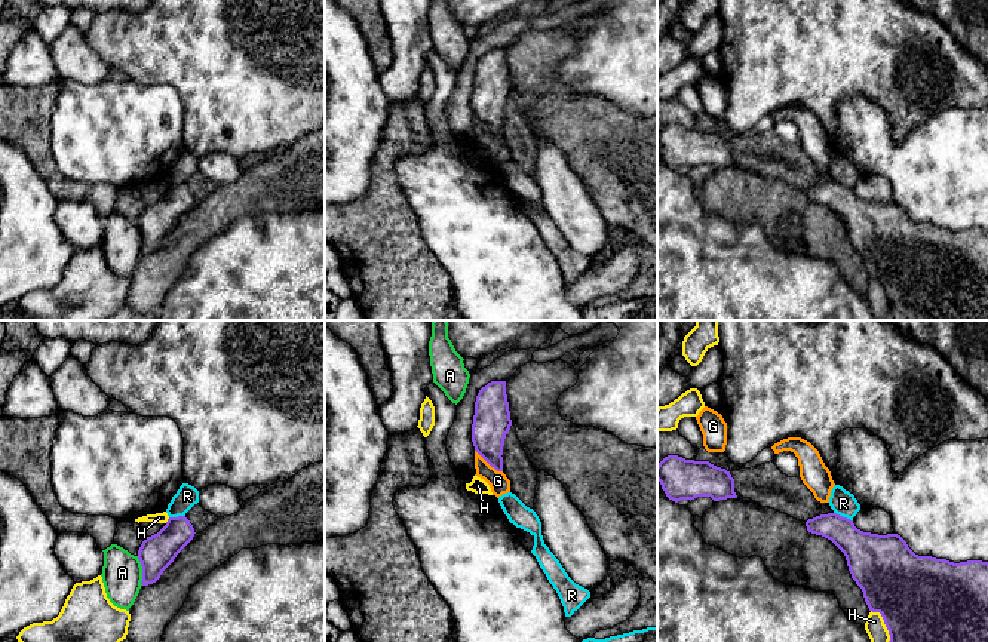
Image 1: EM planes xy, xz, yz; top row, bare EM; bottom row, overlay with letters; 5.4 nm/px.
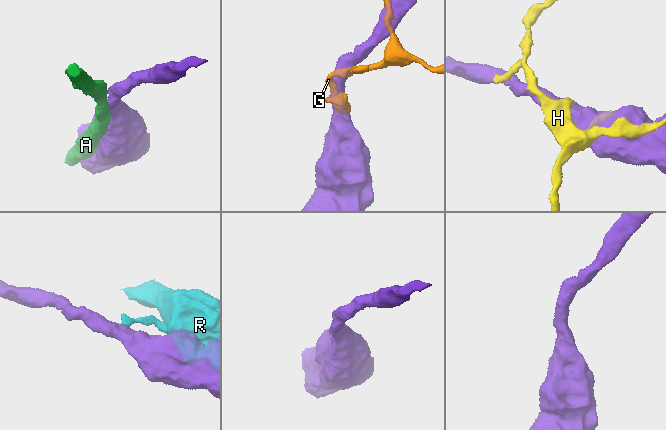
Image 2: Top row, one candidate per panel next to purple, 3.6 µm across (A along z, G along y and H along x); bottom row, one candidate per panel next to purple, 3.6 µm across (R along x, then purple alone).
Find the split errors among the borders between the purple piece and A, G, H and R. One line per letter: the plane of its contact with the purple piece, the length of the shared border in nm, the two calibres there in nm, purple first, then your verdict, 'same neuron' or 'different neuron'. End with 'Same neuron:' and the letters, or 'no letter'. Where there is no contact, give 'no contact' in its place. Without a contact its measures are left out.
A: xy | 160 nm | 190/220 nm | different neuron
G: xz | 200 nm | 200/110 nm | different neuron
H: yz | 200 nm | 460/110 nm | different neuron
R: yz | 120 nm | 240/140 nm | different neuron
Same neuron: no letter

